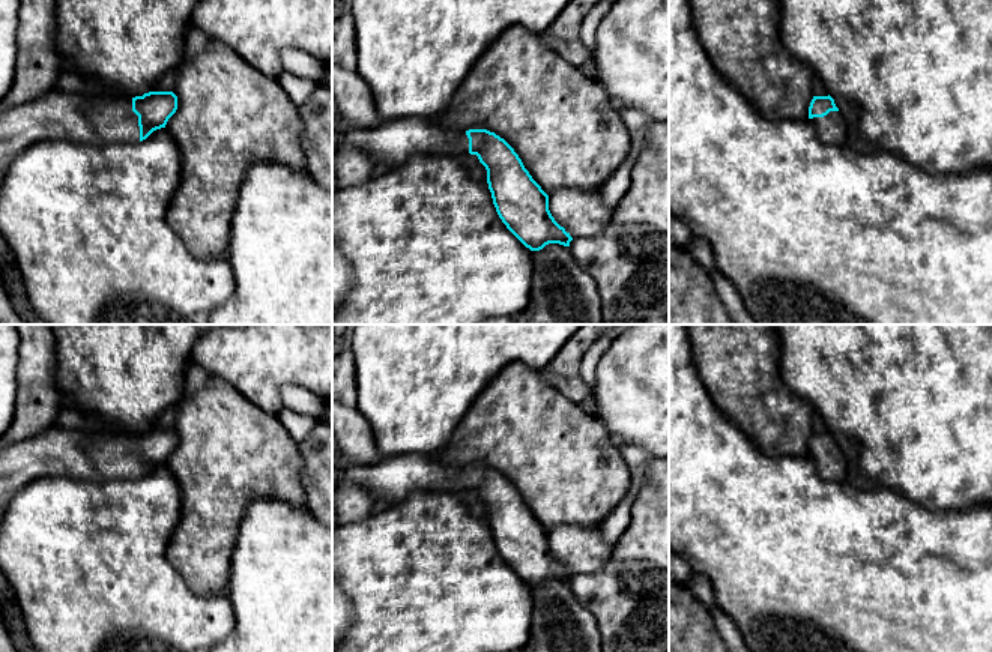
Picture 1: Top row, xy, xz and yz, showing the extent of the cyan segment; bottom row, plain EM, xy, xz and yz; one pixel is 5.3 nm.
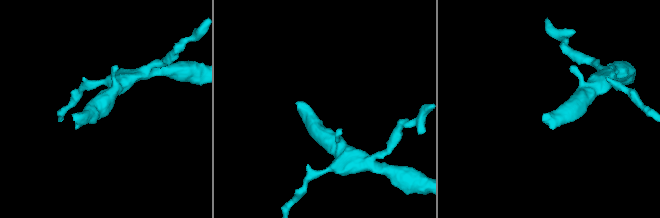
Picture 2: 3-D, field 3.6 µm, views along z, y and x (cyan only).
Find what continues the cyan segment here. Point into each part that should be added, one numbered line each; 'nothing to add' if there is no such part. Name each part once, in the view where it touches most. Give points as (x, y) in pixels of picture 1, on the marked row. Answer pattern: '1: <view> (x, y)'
1: xy (95, 120)

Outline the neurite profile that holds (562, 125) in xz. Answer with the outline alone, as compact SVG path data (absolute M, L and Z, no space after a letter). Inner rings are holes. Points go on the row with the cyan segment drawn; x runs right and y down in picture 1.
M511 26L478 57L461 86L443 111L430 122L454 132L487 129L504 138L519 155L525 168L541 189L550 195L558 189L598 189L627 159L631 135L618 107L597 84L588 68L577 68L547 47L541 36L523 26Z

